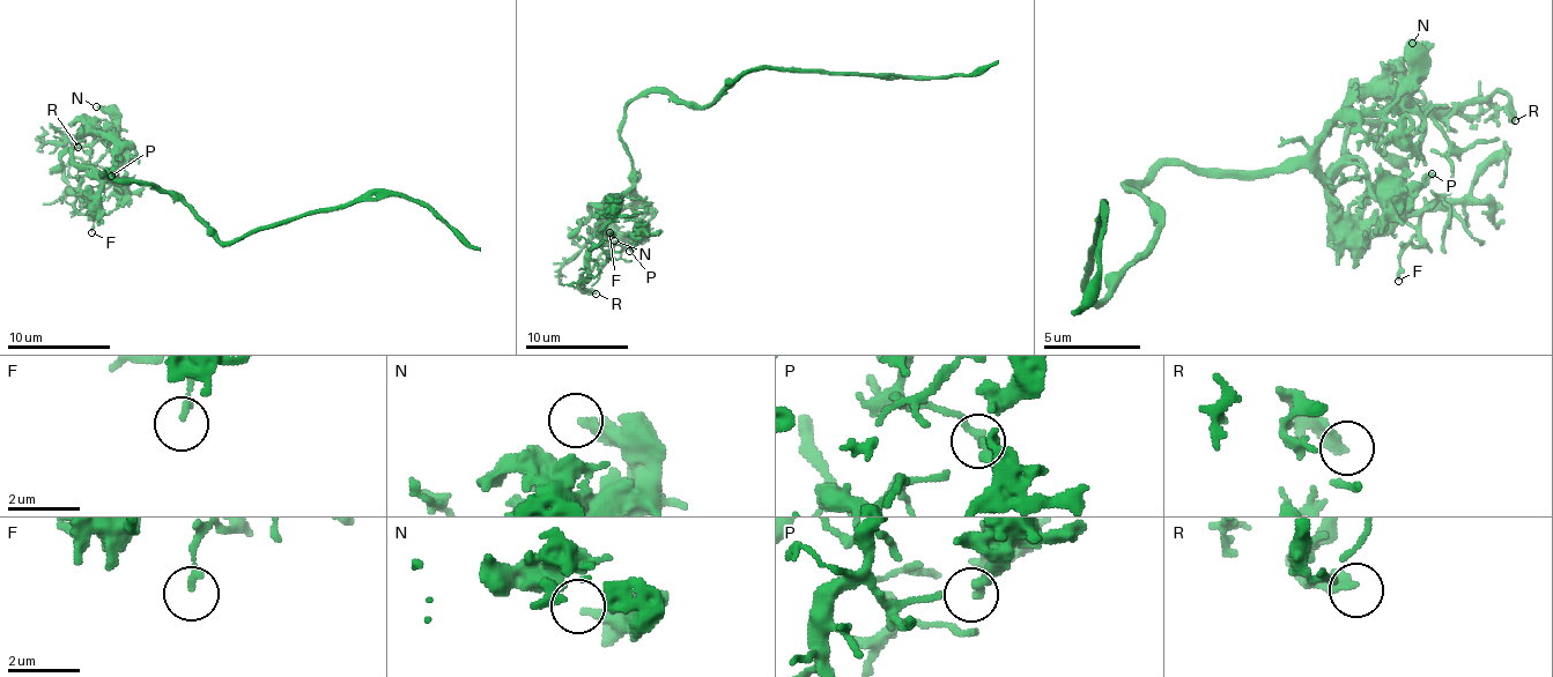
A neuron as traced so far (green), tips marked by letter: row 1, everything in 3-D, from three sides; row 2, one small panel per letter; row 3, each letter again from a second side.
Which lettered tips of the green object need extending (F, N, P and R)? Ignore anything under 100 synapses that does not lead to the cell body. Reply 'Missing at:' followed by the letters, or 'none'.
Missing at: none

